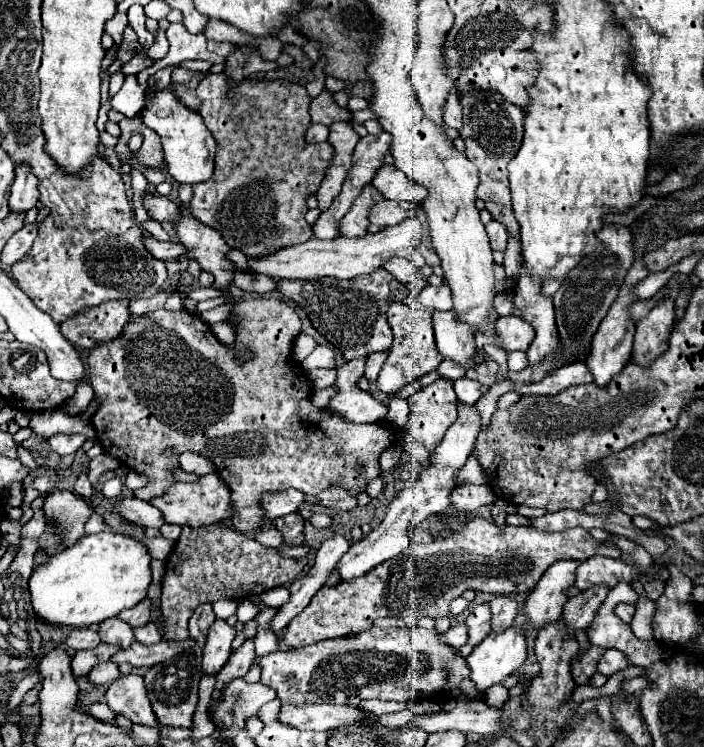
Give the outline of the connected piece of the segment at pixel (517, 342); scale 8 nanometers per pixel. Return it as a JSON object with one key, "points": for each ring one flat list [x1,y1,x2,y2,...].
{"points":[[518,315,500,317,496,321,496,331,500,335,502,347,508,353,510,351,526,351,534,339,534,327]]}

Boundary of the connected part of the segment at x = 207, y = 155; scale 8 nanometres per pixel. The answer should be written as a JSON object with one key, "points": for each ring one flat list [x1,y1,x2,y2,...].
{"points":[[170,87,150,93,148,103,144,107,144,123,160,135,164,157,166,157,166,167,172,179,176,179,178,183,194,185,212,177,216,141,212,133,208,131,208,127,204,125,202,117,190,107,182,105]]}

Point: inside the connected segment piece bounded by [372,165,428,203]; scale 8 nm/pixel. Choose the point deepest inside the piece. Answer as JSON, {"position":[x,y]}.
{"position":[393,183]}

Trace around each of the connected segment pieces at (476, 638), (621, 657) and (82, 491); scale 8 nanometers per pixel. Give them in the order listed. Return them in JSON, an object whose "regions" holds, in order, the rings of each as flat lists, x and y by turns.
{"regions":[[[480,603,480,605,474,605,472,607,470,615,466,617,468,643,478,645,490,633,490,619,492,619,490,603]],[[608,649,608,651,604,653,604,657,598,661,598,673,606,675,606,677,610,677,612,673,622,671,622,669,626,669,626,667,630,667,630,661,628,661,628,657,626,657,622,651,618,651,618,649]],[[80,473,80,475,78,475,74,489,76,489,76,493,82,495,82,497,92,497,92,495,94,495,94,489,92,489,92,485,90,485,86,473]]]}

